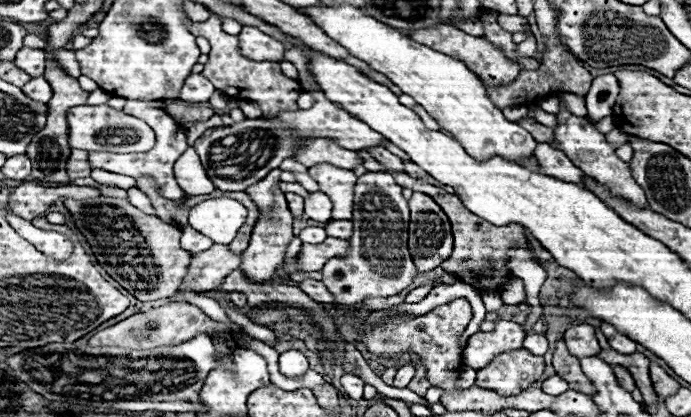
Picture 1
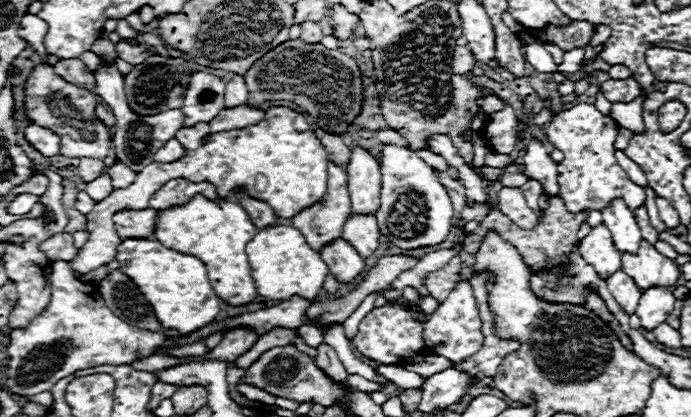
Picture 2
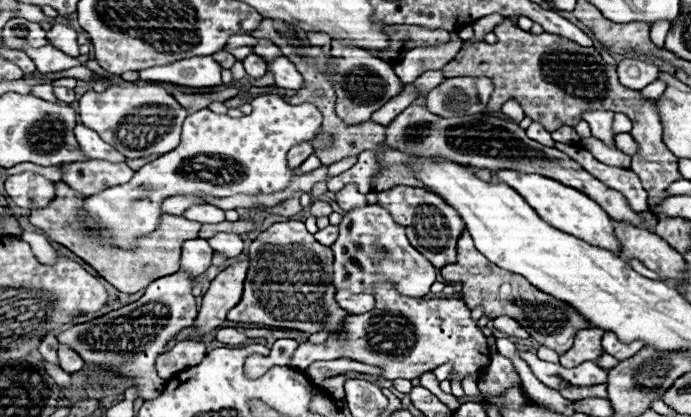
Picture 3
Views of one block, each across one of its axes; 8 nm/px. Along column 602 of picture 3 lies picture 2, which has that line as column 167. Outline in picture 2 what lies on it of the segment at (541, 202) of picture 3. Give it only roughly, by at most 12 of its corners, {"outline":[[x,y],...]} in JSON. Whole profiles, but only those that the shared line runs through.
{"outline":[[194,196],[160,210],[154,236],[204,260],[216,296],[258,296],[244,252],[248,212]]}

